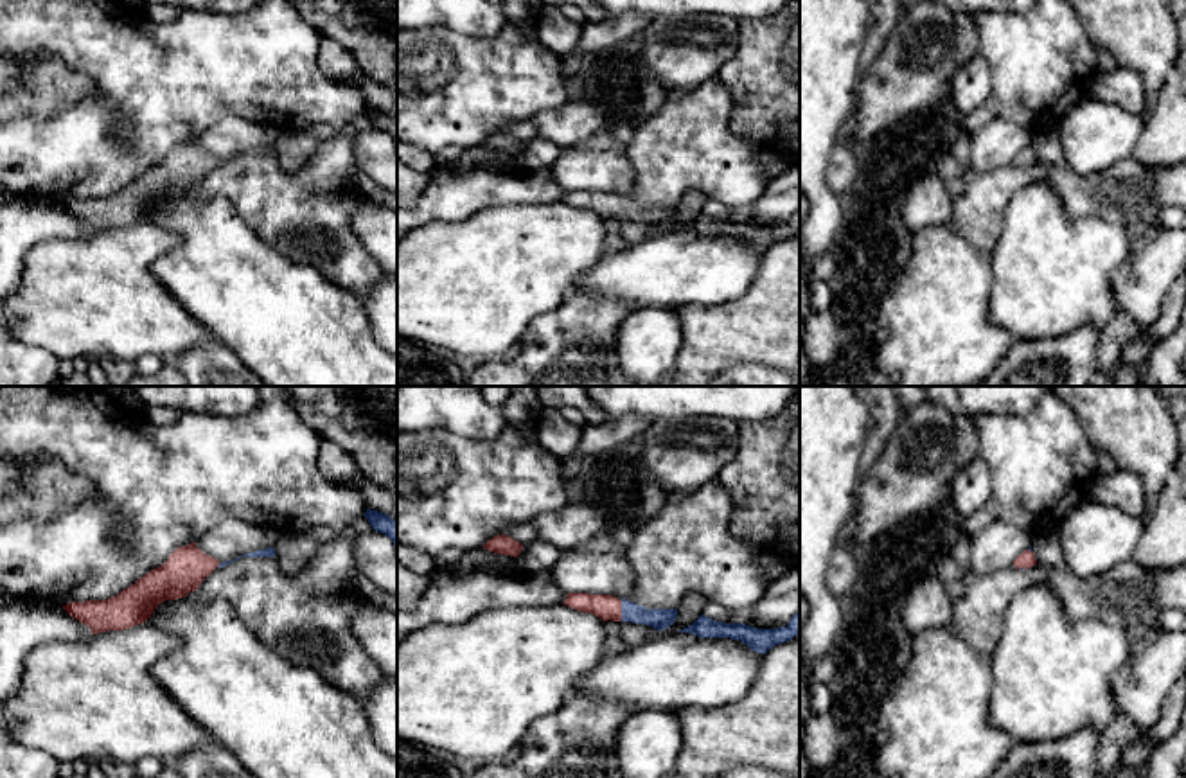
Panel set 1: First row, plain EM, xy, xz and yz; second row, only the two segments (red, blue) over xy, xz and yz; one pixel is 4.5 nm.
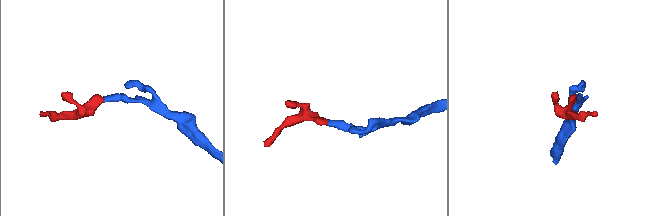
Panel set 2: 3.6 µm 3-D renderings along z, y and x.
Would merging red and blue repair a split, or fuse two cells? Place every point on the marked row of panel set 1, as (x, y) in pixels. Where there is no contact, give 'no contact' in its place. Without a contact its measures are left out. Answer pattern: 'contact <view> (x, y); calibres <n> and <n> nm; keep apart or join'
contact xz (620, 611); calibres 110 and 100 nm; join

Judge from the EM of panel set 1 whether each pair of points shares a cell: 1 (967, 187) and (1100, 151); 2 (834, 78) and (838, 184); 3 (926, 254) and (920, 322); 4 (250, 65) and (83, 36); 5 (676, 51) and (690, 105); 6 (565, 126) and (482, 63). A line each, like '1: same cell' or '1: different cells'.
1: different cells
2: different cells
3: same cell
4: same cell
5: different cells
6: different cells

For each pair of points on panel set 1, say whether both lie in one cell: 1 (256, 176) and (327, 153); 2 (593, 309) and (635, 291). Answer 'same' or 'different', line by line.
1: same
2: different

